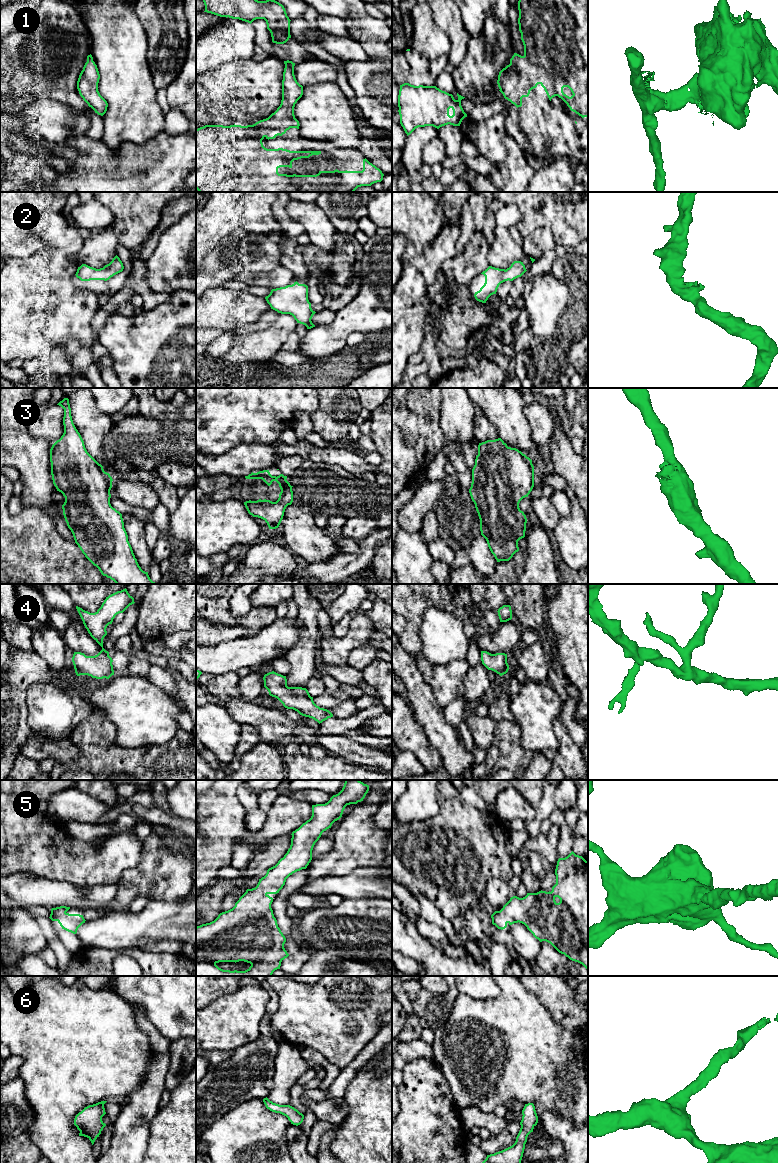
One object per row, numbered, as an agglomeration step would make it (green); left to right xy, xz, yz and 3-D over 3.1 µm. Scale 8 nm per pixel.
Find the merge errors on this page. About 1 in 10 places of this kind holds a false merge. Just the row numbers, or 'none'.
none

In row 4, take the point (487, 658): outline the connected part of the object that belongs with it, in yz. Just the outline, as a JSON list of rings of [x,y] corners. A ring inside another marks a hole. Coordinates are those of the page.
[[[481,651],[481,661],[488,670],[492,670],[500,676],[506,674],[509,670],[507,654],[505,653],[491,654],[487,651]]]

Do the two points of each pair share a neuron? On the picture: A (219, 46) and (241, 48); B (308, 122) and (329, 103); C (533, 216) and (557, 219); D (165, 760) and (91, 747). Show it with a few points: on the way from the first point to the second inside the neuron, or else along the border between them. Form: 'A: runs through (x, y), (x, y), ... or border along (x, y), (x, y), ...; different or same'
A: runs through (224, 47), (236, 47); same
B: runs through (313, 118), (324, 108); same
C: runs through (539, 216), (551, 216); same
D: runs through (147, 760), (109, 758); same

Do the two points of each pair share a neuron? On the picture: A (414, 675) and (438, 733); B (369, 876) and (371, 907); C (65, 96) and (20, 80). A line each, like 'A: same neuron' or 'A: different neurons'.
A: same neuron
B: different neurons
C: same neuron

